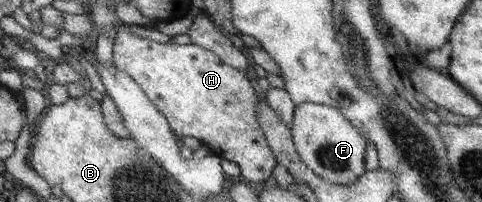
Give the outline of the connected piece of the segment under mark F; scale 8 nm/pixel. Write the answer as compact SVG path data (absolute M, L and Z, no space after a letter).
M318 103L296 104L292 119L292 139L306 167L330 183L351 185L366 173L367 139L338 108Z

